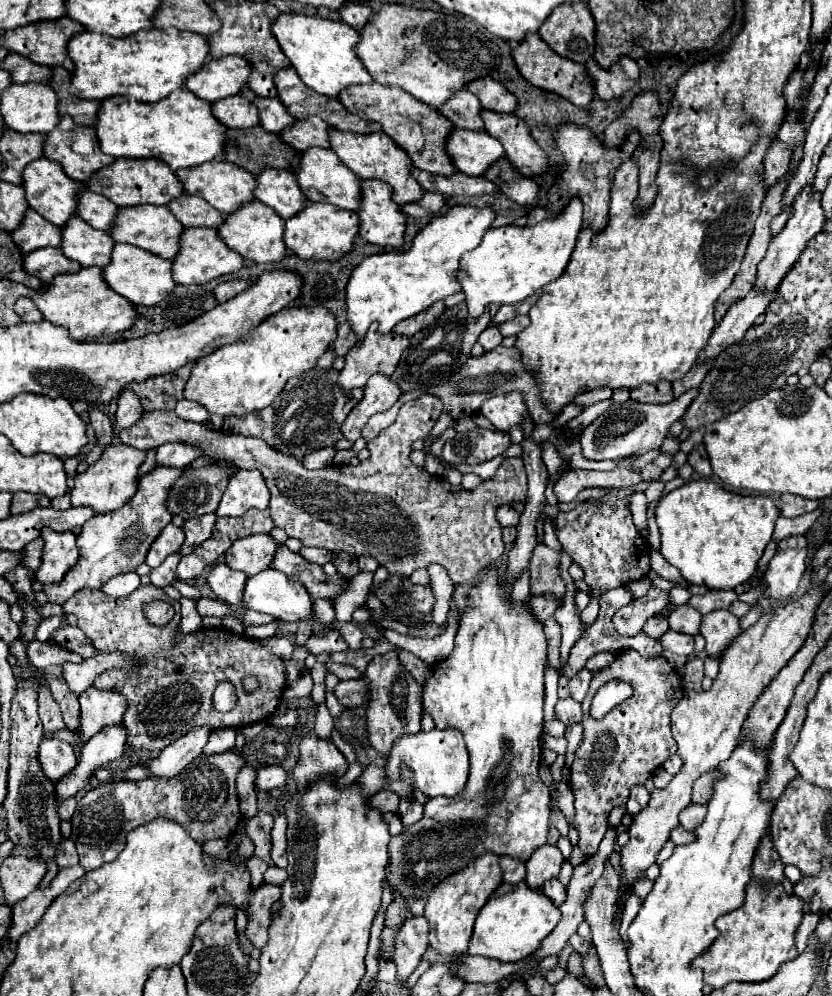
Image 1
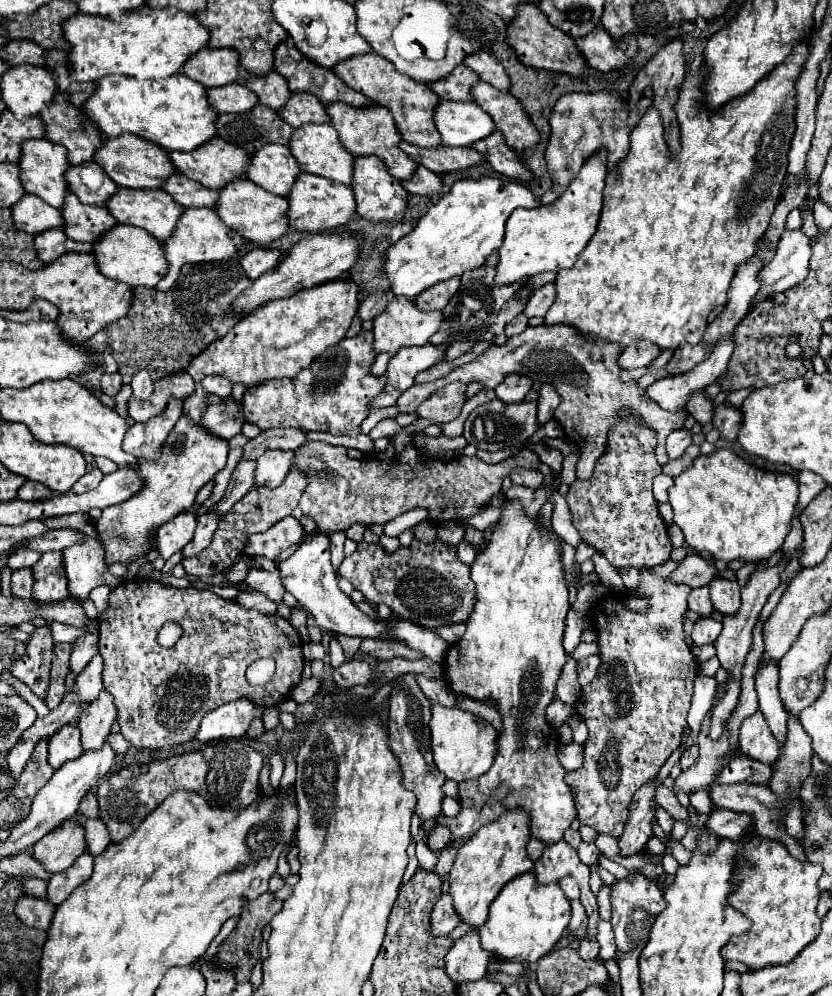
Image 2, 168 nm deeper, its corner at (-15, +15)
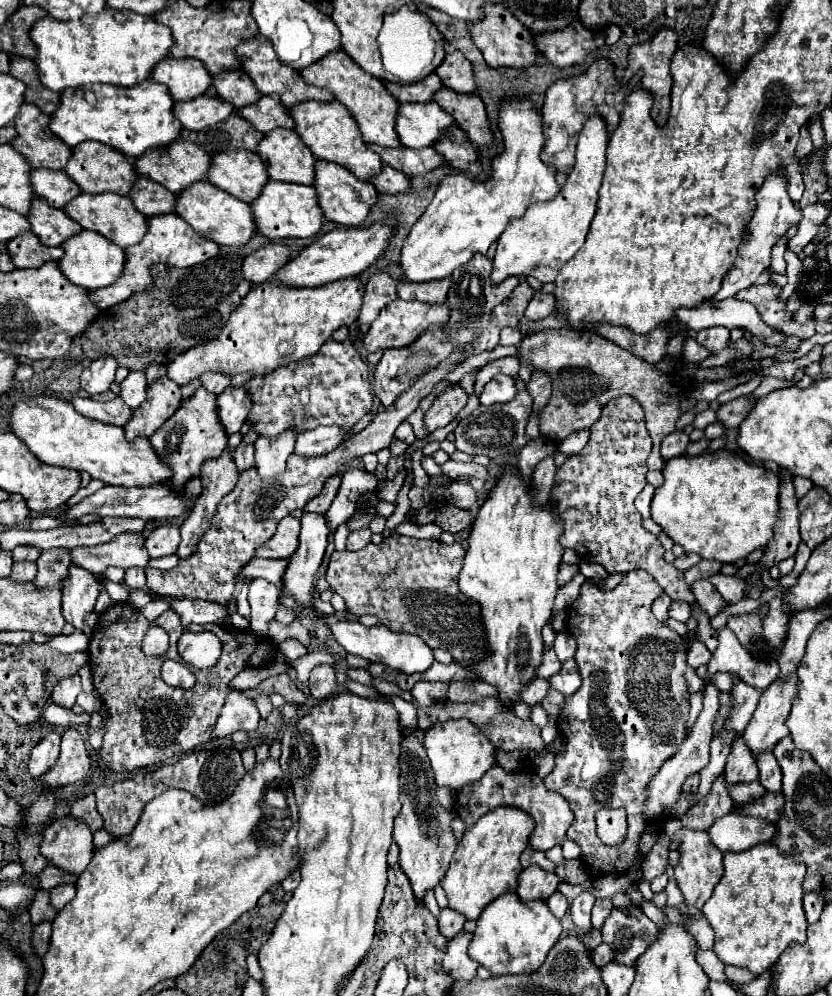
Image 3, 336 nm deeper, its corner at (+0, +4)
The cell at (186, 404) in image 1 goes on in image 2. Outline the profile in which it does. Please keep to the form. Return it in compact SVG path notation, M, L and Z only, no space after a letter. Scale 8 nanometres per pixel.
M209 375L209 377L205 377L201 383L203 383L203 387L205 387L209 393L219 395L221 399L225 399L225 397L231 395L233 383L231 383L227 377L221 377L221 375Z

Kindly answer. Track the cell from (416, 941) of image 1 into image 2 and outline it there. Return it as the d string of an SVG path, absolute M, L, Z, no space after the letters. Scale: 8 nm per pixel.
M445 893L437 901L437 905L435 905L433 913L431 913L431 933L435 933L435 935L449 935L459 923L461 921L459 921L457 911L453 909L453 899Z

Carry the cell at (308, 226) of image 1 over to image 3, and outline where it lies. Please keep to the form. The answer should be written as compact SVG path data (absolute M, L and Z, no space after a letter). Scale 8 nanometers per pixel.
M268 180L260 198L252 202L252 210L256 216L256 224L260 228L260 234L264 234L270 240L312 238L324 226L324 212L320 212L320 206L316 204L316 190L312 186Z

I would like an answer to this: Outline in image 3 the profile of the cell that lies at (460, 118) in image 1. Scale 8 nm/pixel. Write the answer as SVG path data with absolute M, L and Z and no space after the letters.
M436 74L426 76L416 84L392 84L392 82L384 84L390 90L390 94L402 102L432 102L434 94L442 88L442 80Z

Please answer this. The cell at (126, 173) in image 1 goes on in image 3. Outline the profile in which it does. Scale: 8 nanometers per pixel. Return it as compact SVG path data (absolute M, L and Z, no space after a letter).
M84 142L78 144L72 152L72 160L66 164L66 172L76 184L80 184L82 192L88 194L102 194L102 192L114 192L114 194L128 194L138 178L134 164L116 148L108 148L106 144L100 142Z

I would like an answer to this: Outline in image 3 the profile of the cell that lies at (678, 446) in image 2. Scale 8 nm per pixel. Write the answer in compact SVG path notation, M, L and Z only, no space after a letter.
M672 432L670 436L666 436L662 440L662 446L660 446L660 454L664 460L670 460L674 456L682 456L684 450L688 446L688 436L684 432Z

